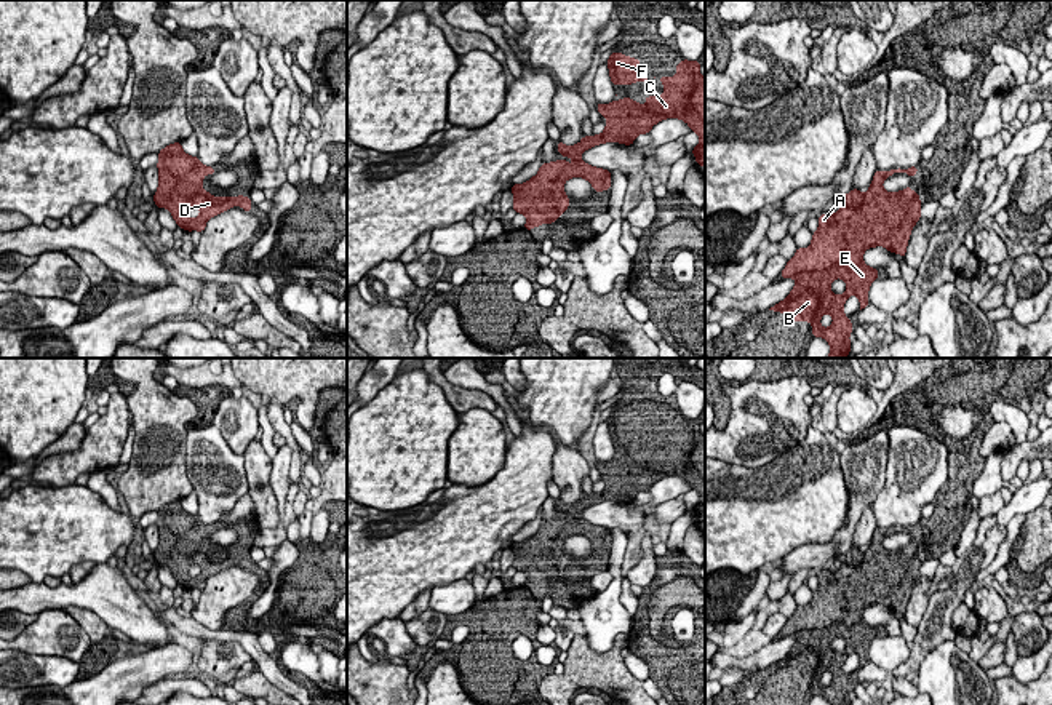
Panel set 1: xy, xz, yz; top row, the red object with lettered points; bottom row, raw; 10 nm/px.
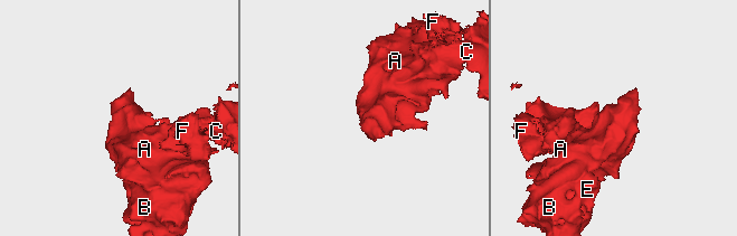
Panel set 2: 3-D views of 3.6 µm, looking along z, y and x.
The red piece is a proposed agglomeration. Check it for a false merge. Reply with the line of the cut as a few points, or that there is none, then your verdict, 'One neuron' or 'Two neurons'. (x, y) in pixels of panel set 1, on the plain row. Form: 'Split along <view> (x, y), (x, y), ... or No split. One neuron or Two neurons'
No split. One neuron

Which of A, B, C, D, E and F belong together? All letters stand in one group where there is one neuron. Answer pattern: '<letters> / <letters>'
A B C D E F

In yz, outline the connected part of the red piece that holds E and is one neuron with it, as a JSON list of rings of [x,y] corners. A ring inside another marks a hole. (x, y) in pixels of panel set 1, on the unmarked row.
[[[918,524],[876,528],[865,552],[852,547],[836,556],[841,561],[839,569],[833,574],[820,572],[809,606],[798,606],[782,628],[782,638],[796,638],[793,647],[769,668],[782,670],[791,679],[809,679],[812,695],[823,695],[830,705],[852,705],[849,692],[854,686],[843,665],[855,652],[860,668],[865,667],[870,662],[870,643],[879,636],[878,627],[863,620],[863,611],[868,606],[884,604],[889,611],[905,615],[910,591],[921,577],[919,552],[910,544],[900,550],[883,547],[883,540],[895,531],[913,536]],[[836,636],[843,636],[847,643],[843,654],[830,647]]]

